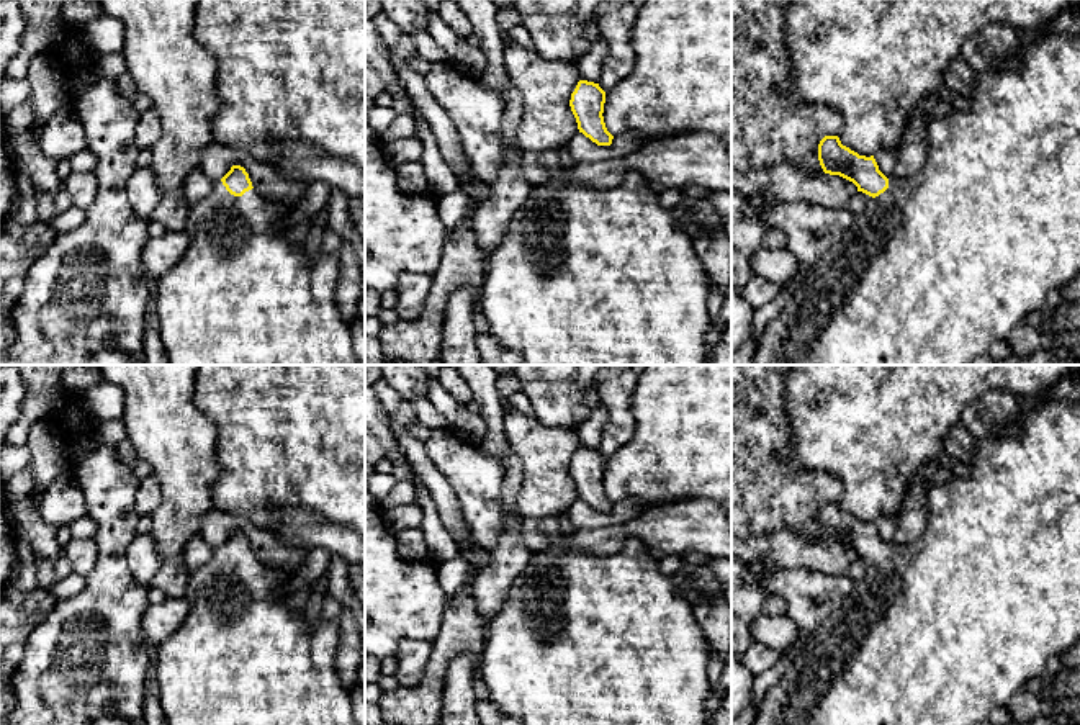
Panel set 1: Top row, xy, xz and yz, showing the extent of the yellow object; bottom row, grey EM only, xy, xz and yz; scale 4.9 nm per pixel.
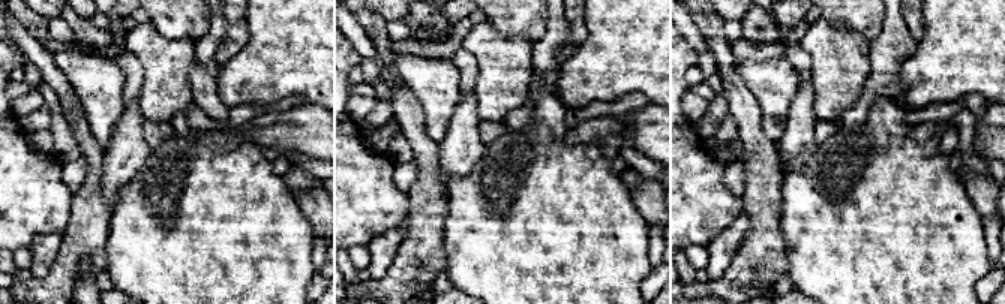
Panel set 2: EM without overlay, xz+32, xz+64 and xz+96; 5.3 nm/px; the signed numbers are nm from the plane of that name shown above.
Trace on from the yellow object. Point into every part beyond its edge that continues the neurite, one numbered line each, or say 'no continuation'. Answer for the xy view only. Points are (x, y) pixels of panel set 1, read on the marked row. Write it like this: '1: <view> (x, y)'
1: xy (244, 293)

